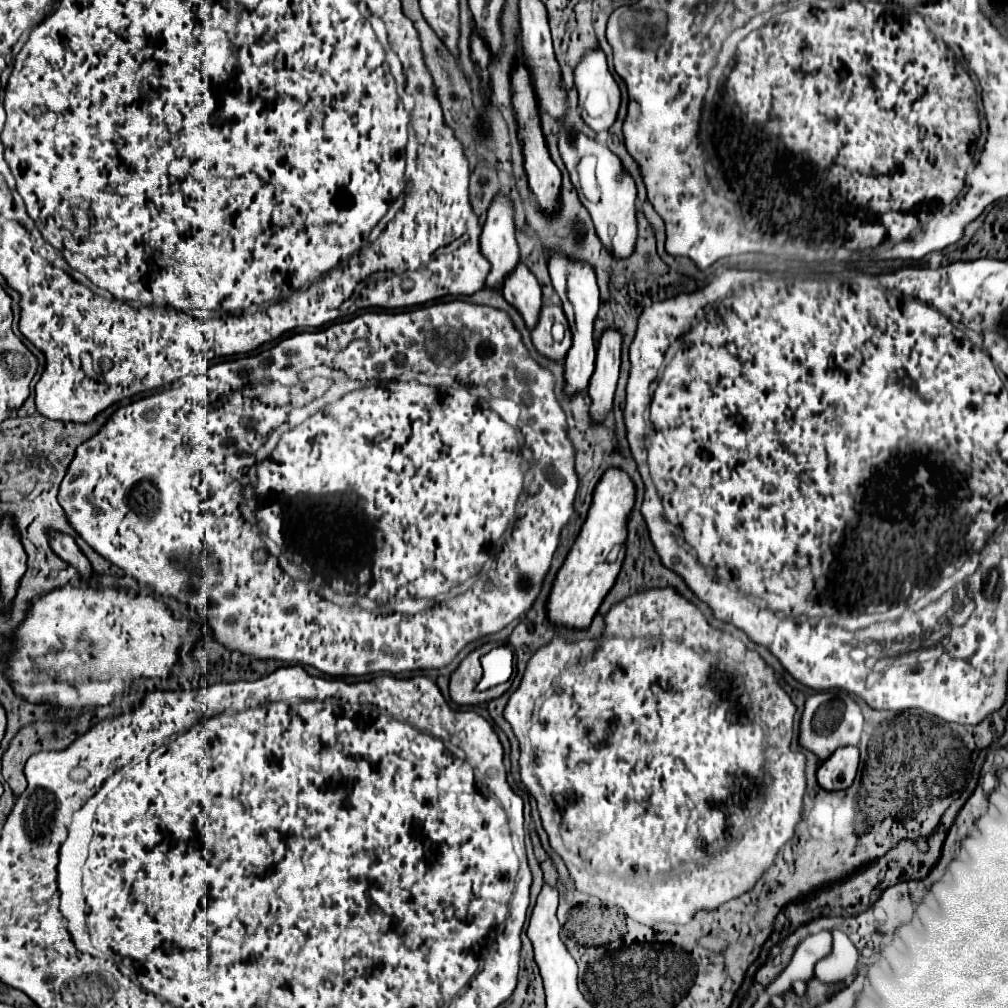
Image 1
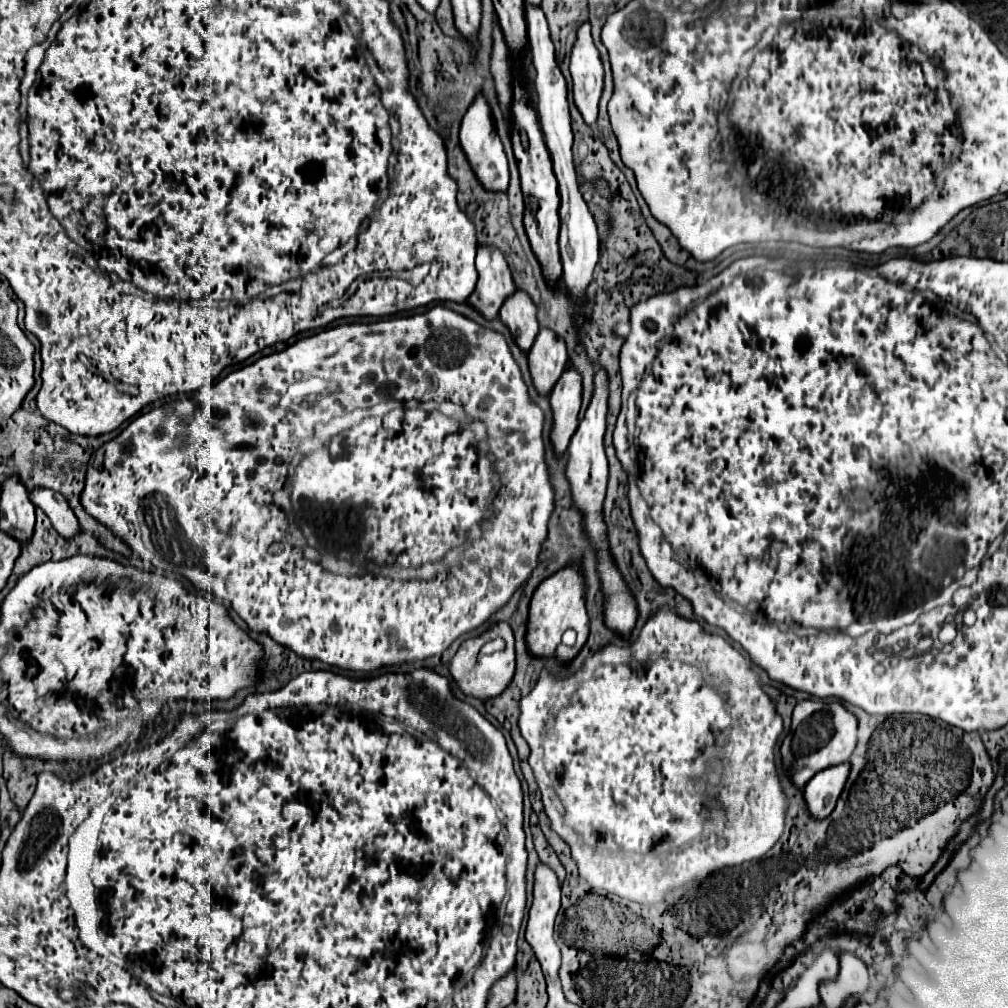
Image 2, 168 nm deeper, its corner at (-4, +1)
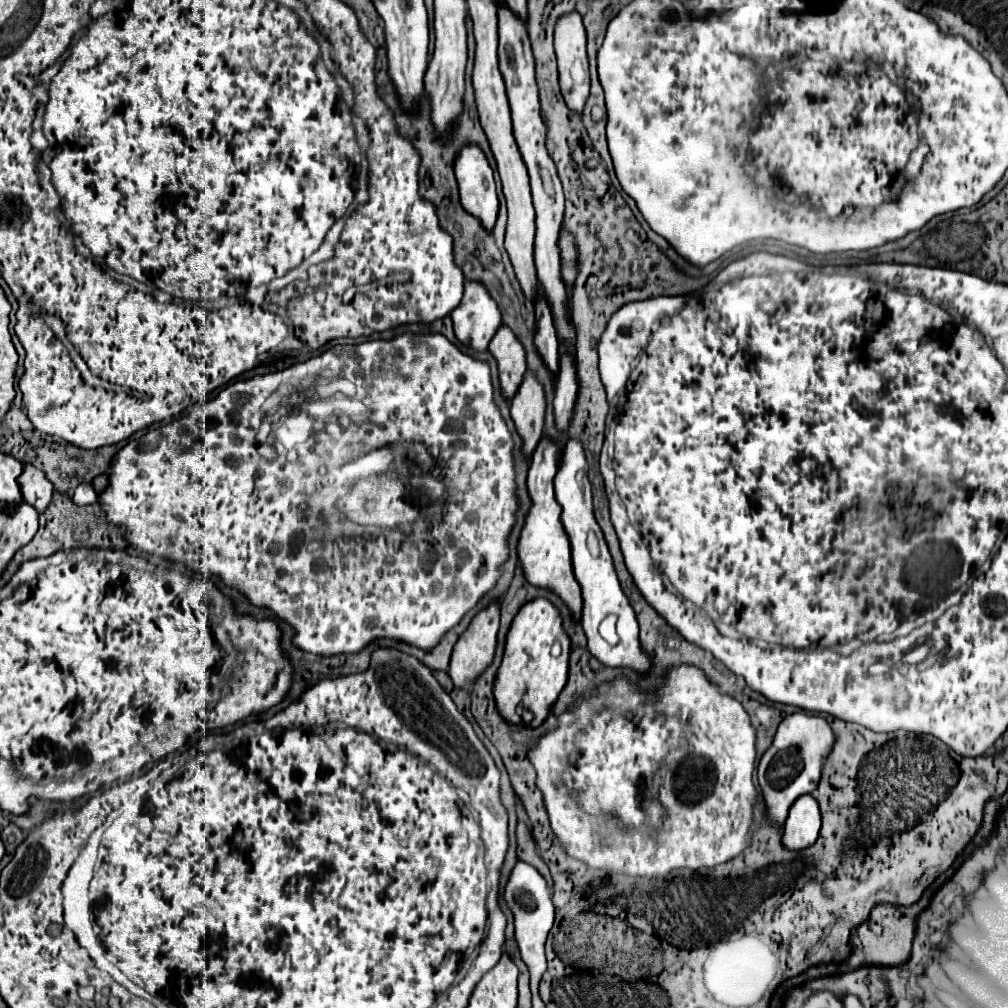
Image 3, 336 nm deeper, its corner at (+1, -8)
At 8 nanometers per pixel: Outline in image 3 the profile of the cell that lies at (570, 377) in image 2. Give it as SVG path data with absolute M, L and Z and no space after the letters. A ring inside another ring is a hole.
M544 436L532 454L532 462L530 462L530 470L528 470L528 492L534 500L534 506L532 506L532 510L526 518L526 526L520 534L518 556L520 556L522 568L524 568L526 580L534 586L554 590L568 604L572 616L578 620L580 612L582 612L582 596L580 596L580 586L572 574L570 542L568 542L568 536L566 536L564 526L560 522L562 508L554 496L554 476L558 470L558 450L560 448L558 448L556 438Z

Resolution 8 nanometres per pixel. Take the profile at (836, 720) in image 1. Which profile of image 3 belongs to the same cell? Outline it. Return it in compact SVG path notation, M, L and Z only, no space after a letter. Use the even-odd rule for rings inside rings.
M796 712L780 722L772 746L764 752L758 764L758 784L768 806L768 816L778 826L784 824L788 810L796 798L816 790L822 778L824 762L832 754L832 746L834 746L834 730L830 722L822 716Z

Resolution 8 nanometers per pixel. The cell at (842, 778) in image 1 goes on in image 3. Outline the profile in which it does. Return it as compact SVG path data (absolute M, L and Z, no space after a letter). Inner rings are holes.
M804 794L792 804L792 810L784 822L782 842L790 850L802 850L816 842L822 826L822 814L818 800L812 794Z

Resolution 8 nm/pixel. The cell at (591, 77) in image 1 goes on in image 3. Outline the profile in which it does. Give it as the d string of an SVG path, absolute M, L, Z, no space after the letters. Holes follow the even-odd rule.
M578 12L566 14L558 20L556 24L556 32L554 32L554 46L556 46L556 58L558 58L558 72L560 72L560 88L562 88L562 96L566 100L566 106L576 112L582 114L584 112L584 102L588 100L588 90L590 90L590 82L588 82L588 56L586 56L586 30L582 24L582 18Z

